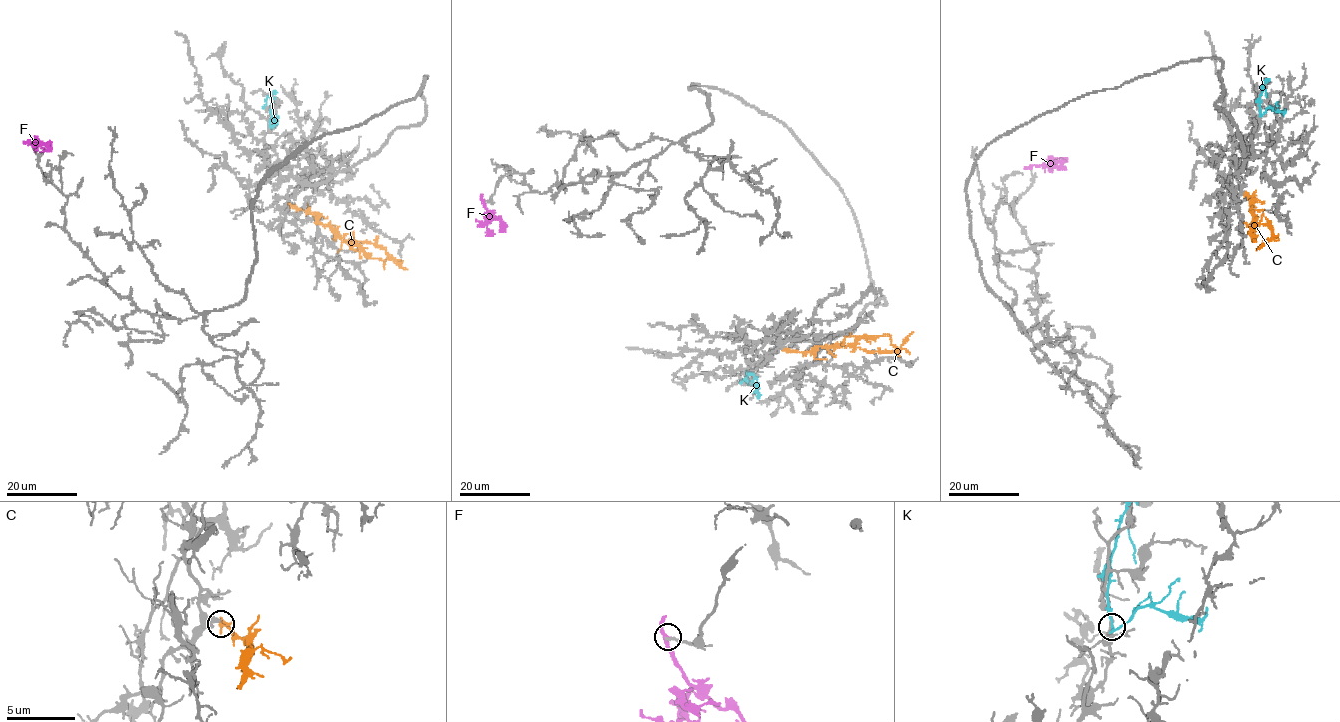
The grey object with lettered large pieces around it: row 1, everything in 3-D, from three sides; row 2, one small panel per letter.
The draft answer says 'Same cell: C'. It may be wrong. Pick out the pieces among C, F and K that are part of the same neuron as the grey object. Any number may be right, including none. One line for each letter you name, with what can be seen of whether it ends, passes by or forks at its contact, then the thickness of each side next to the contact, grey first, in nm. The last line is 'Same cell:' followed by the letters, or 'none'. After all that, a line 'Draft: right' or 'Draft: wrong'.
C: It passes by. Thickness 260 nm (grey) against 200 nm
Same cell: C
Draft: right

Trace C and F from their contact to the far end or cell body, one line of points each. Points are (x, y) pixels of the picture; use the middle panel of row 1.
C: (784, 349), (810, 351), (820, 345), (850, 345), (869, 352), (896, 351), (913, 331)
F: (482, 200), (483, 206), (500, 222)

